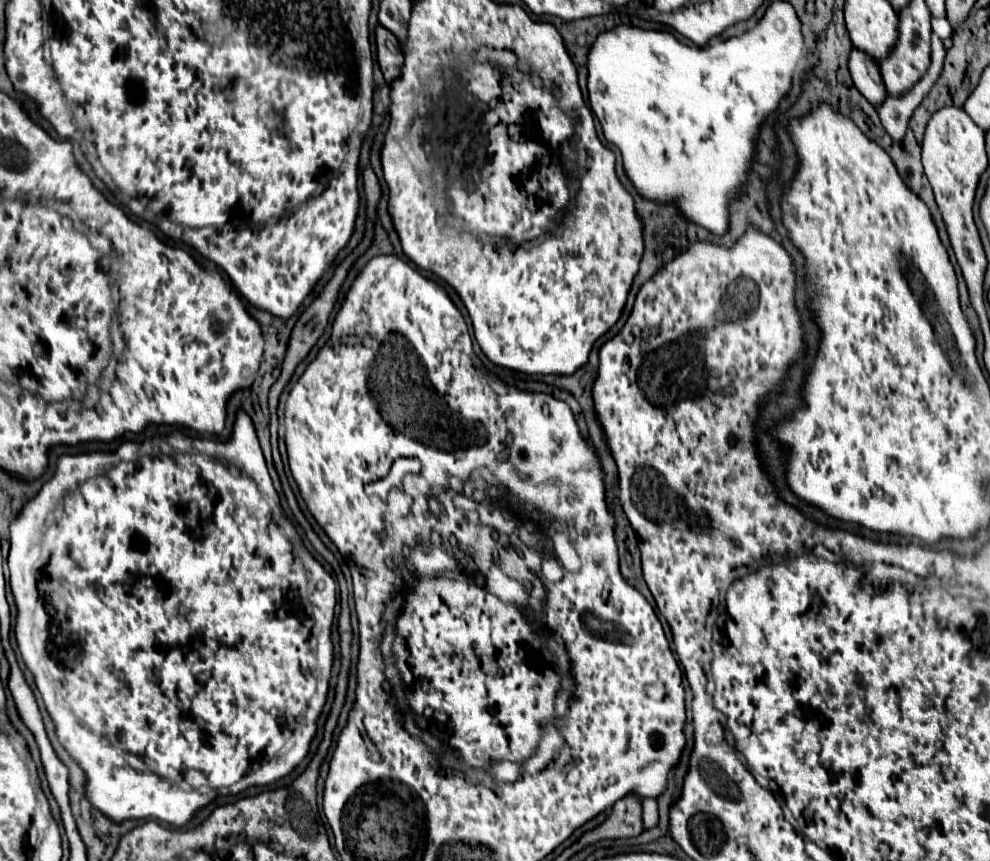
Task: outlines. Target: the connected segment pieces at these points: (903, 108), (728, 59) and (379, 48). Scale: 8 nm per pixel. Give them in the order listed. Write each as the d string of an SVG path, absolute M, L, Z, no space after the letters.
M932 36L932 54L930 54L932 62L930 62L928 72L906 94L902 94L902 96L890 96L888 94L884 98L884 102L878 106L882 126L892 136L892 140L900 142L904 138L906 126L908 126L908 120L910 120L912 112L922 102L922 98L930 92L930 88L934 86L934 82L938 80L938 76L942 72L944 56L946 56L946 50L942 46L940 36Z
M772 2L768 6L766 14L762 16L762 20L754 28L746 30L740 36L732 36L724 42L710 42L702 48L684 46L670 32L618 26L610 32L600 34L596 38L590 54L588 54L588 94L590 94L588 100L590 100L594 114L598 116L600 124L602 124L606 140L620 148L620 154L622 154L622 160L624 160L624 170L626 170L628 178L632 180L632 184L636 186L636 190L648 200L674 202L688 220L704 226L712 234L720 236L720 234L728 232L728 208L726 208L728 200L734 198L738 186L746 182L746 174L750 170L750 162L752 162L752 156L754 156L754 144L756 144L756 138L758 138L758 128L760 128L762 120L772 110L776 110L778 102L788 94L790 78L792 78L792 72L794 72L798 60L802 58L802 50L804 50L804 38L802 38L802 32L800 32L800 20L798 20L794 8L788 2Z
M376 26L376 54L386 82L398 78L404 54L400 50L400 40L390 34L390 30L386 30L384 26Z

